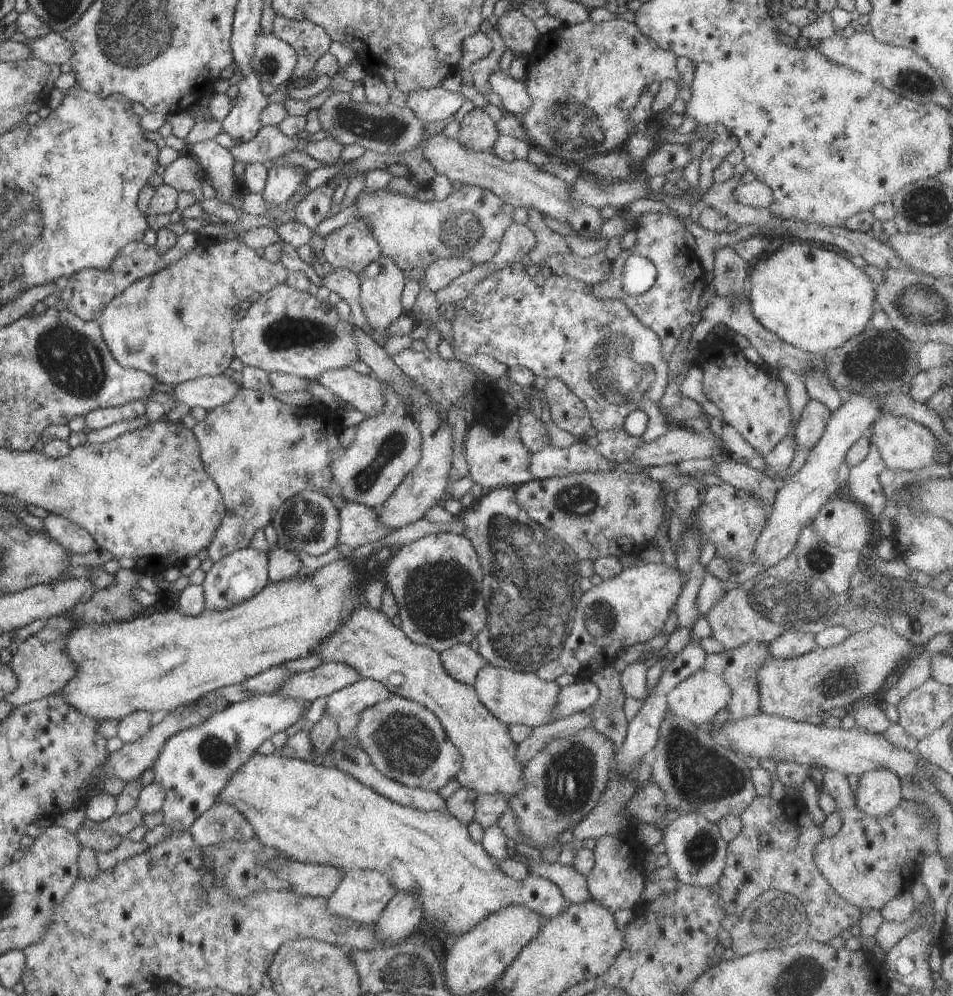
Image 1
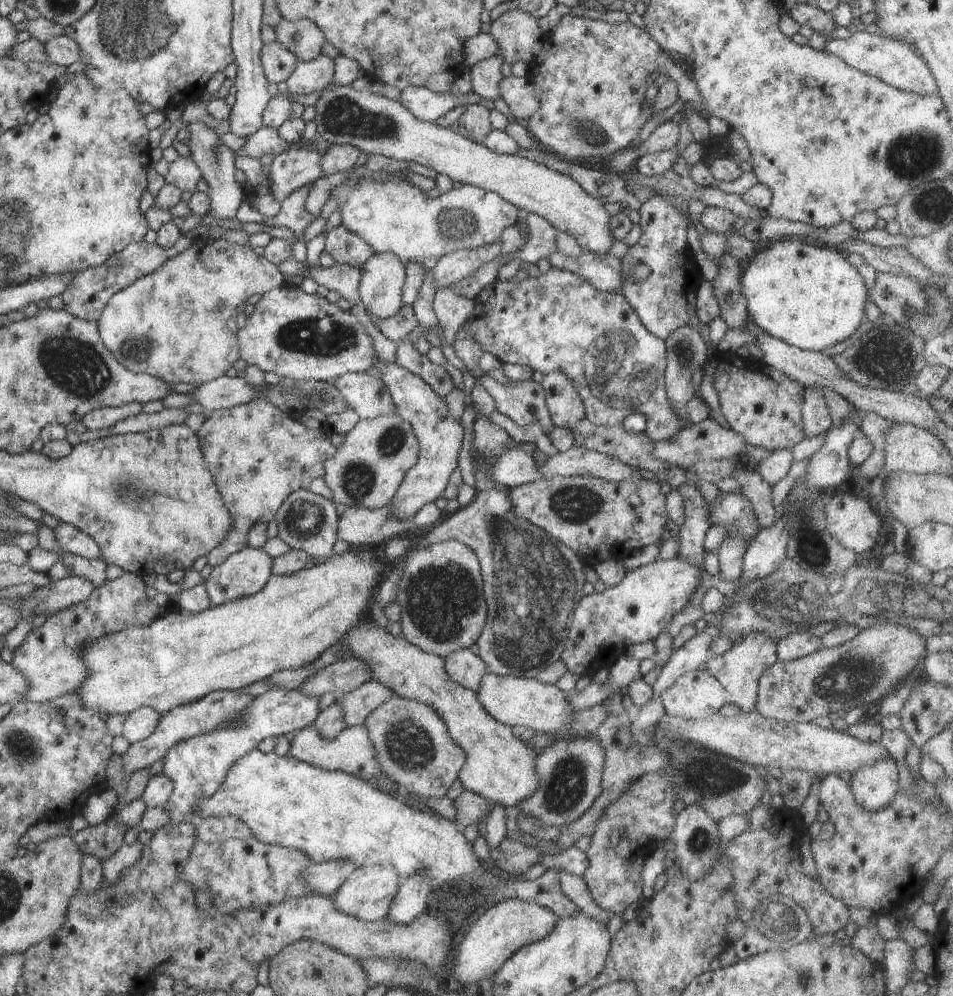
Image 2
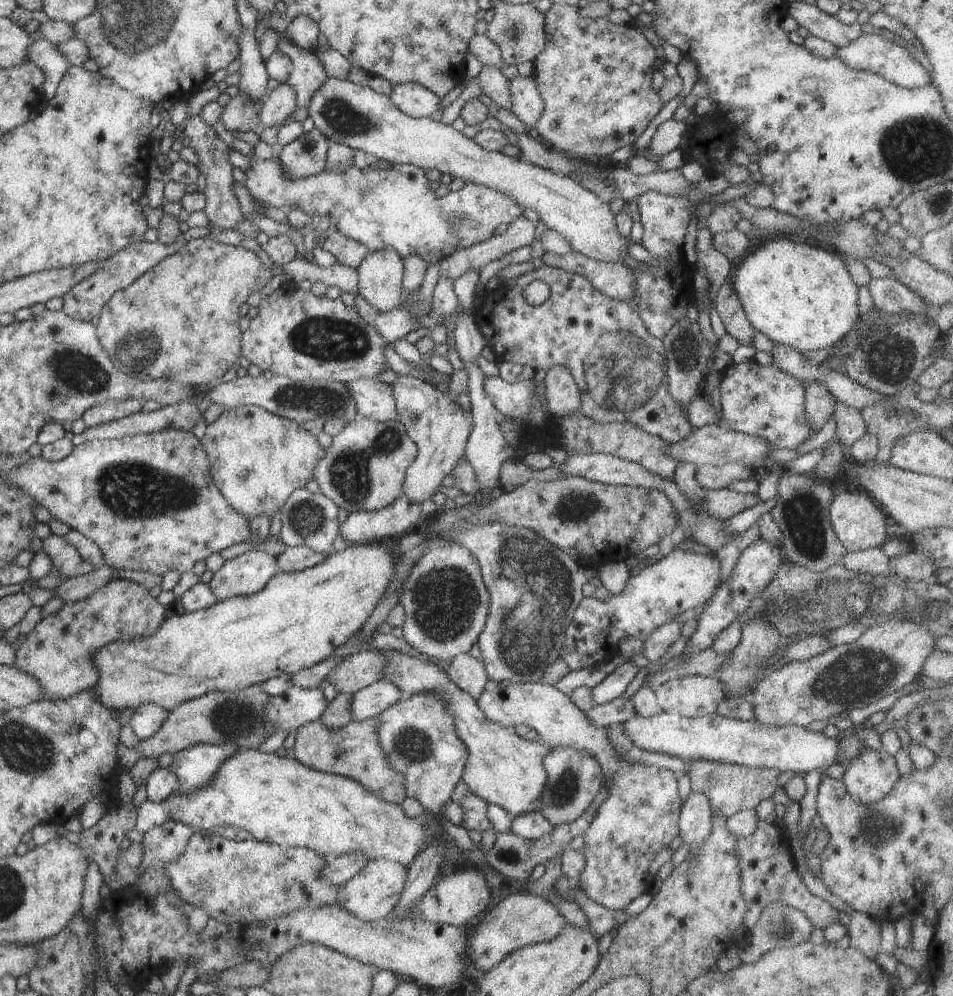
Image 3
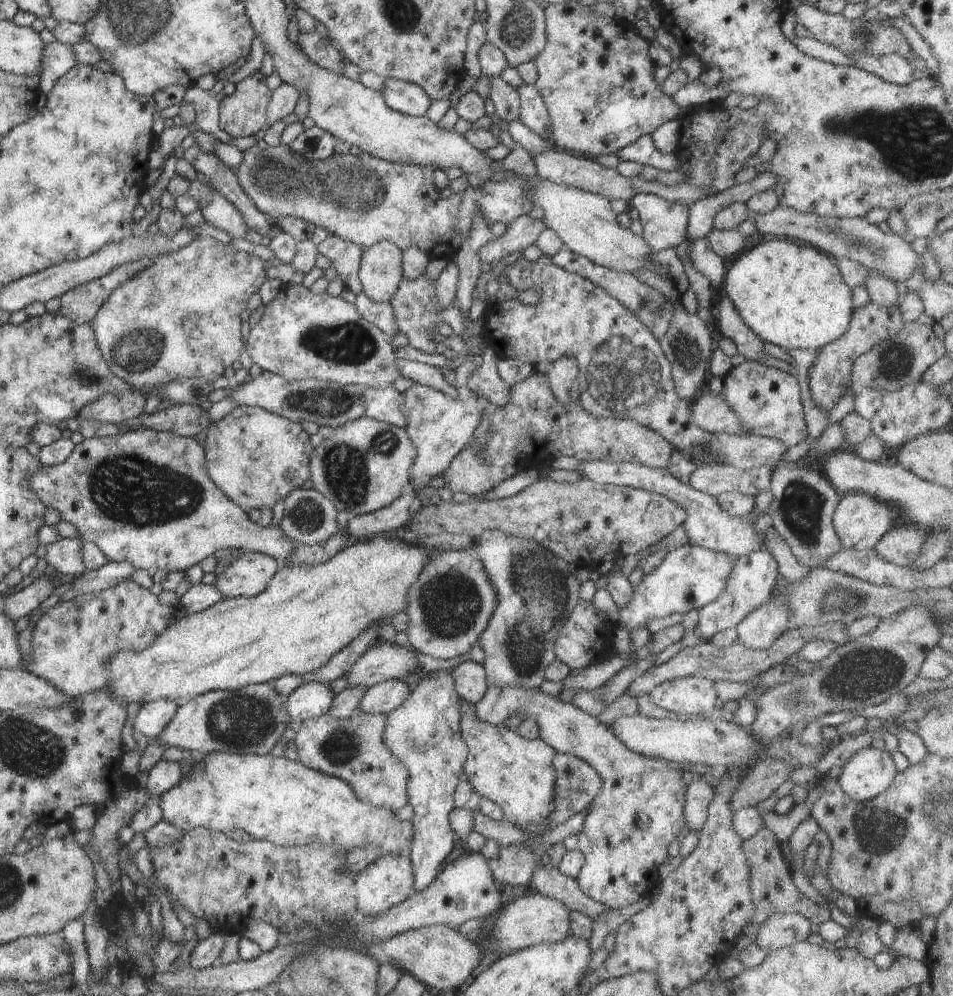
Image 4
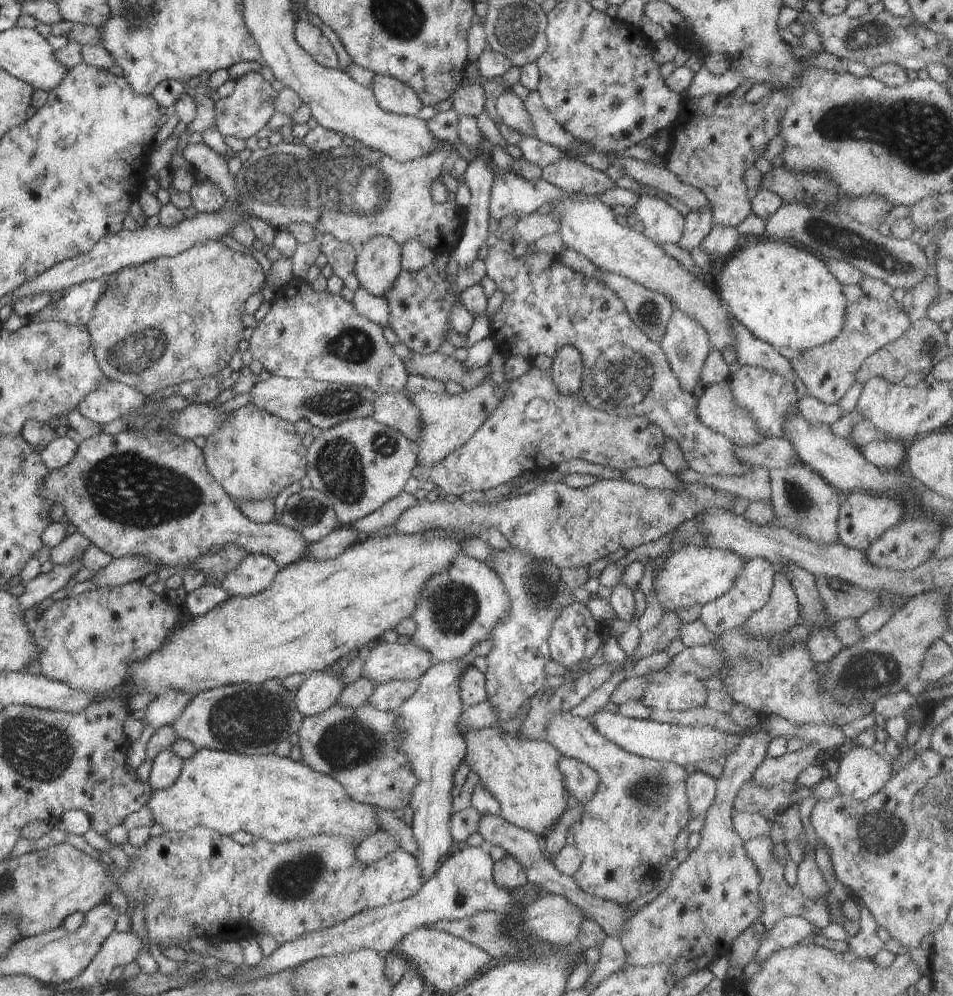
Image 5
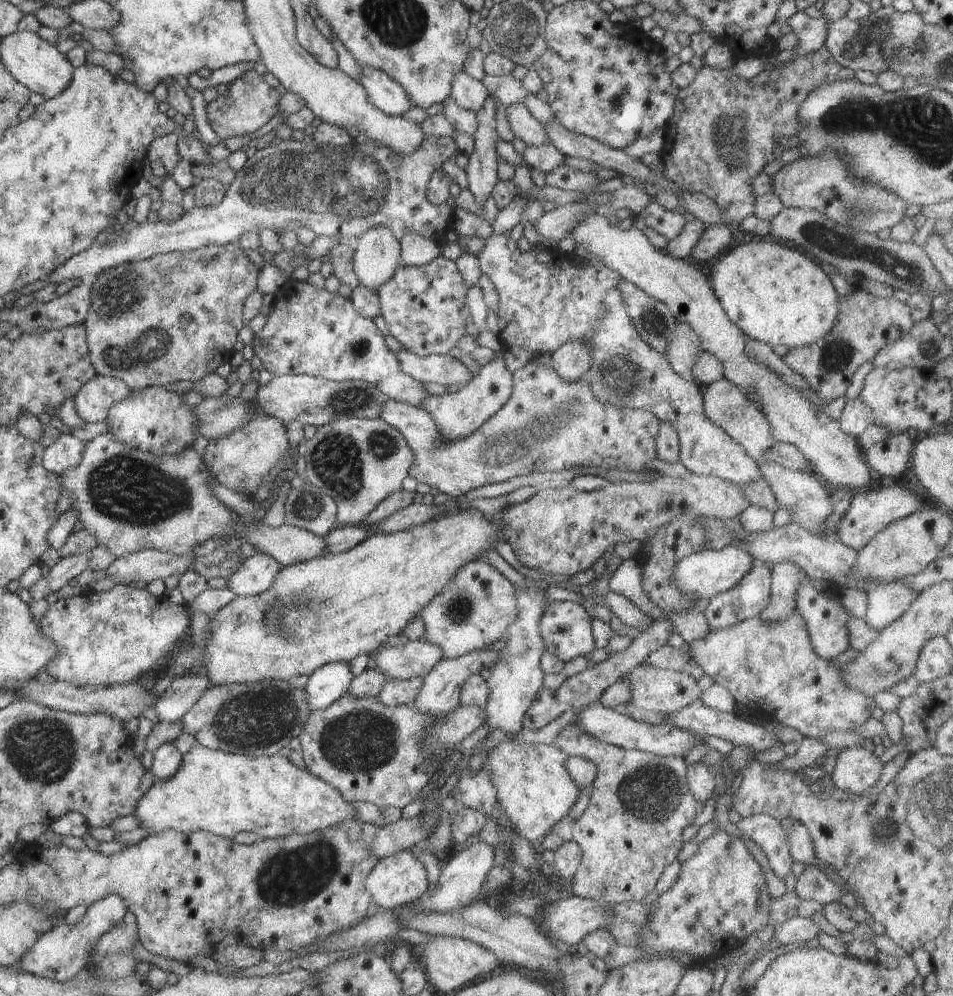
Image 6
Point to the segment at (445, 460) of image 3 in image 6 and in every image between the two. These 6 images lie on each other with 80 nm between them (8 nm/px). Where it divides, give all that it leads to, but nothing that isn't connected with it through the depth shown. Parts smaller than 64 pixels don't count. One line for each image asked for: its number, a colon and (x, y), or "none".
4: (439, 426)
5: (449, 421)
6: (458, 414)

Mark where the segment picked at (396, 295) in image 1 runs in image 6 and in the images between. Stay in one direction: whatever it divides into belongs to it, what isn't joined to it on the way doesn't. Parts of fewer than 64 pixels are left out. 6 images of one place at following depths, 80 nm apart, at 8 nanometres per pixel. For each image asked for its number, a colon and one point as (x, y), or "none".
2: (382, 276)
3: (380, 274)
4: (381, 267)
5: (377, 265)
6: (378, 252)

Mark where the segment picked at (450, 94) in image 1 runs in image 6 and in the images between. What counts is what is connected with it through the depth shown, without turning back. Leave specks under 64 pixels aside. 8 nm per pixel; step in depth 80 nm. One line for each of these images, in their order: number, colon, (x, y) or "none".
2: (426, 105)
3: (415, 100)
4: (408, 98)
5: (393, 96)
6: (384, 93)

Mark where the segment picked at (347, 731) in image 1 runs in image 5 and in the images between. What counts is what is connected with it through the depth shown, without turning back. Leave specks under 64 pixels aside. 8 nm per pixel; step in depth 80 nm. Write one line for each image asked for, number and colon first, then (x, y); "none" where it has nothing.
2: (357, 706)
3: (369, 702)
4: (385, 697)
5: (388, 696)

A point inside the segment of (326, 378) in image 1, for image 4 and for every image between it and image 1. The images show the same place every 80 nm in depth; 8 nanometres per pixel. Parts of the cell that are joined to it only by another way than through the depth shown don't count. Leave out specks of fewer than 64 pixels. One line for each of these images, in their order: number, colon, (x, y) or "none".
2: (368, 396)
3: (375, 400)
4: (385, 406)

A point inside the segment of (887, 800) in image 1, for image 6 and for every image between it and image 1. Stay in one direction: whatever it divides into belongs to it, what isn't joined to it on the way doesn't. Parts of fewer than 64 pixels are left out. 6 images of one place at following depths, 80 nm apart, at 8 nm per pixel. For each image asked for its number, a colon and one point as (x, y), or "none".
2: (873, 786)
3: (870, 776)
4: (870, 772)
5: (862, 772)
6: (856, 769)

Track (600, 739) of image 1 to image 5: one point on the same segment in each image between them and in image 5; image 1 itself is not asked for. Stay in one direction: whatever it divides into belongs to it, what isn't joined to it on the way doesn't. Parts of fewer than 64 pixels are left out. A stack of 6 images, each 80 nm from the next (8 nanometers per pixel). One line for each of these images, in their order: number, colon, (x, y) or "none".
2: (570, 771)
3: (574, 778)
4: (577, 785)
5: (581, 781)

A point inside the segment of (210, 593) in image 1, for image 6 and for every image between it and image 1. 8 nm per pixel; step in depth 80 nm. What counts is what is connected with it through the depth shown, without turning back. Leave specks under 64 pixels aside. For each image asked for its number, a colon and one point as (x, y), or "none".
2: (244, 573)
3: (245, 575)
4: (250, 574)
5: (255, 573)
6: (257, 573)

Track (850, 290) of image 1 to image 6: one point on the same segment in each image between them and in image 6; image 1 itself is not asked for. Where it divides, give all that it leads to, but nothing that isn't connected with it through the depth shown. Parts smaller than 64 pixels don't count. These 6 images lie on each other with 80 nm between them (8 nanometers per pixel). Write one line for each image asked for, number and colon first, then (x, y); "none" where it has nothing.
2: (805, 294)
3: (800, 296)
4: (793, 296)
5: (785, 296)
6: (772, 293)

